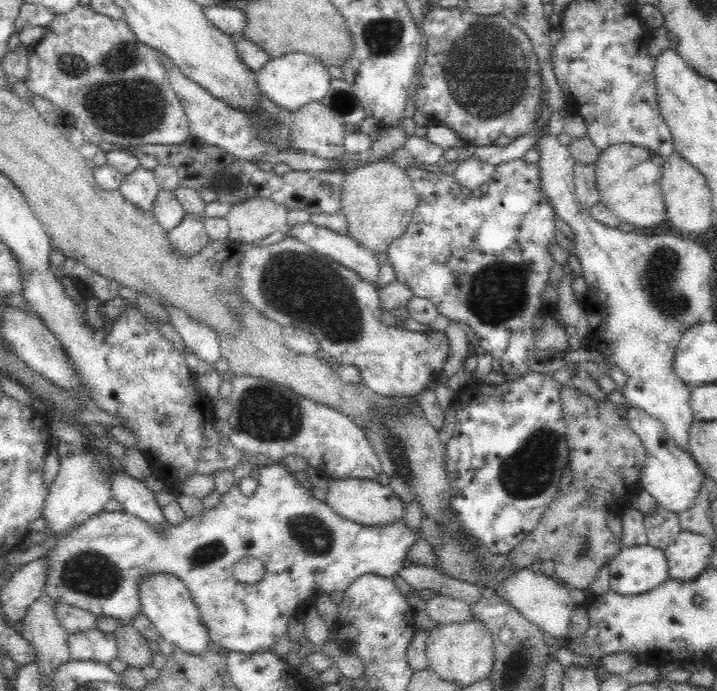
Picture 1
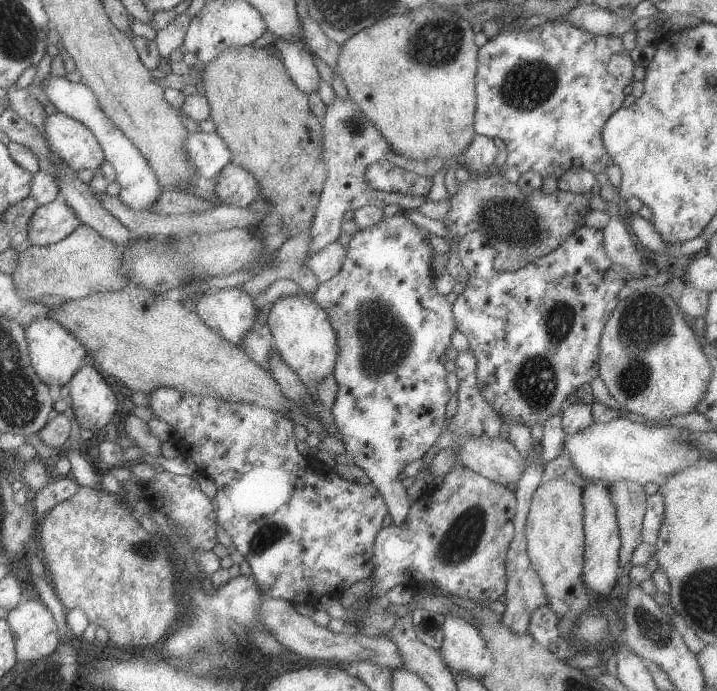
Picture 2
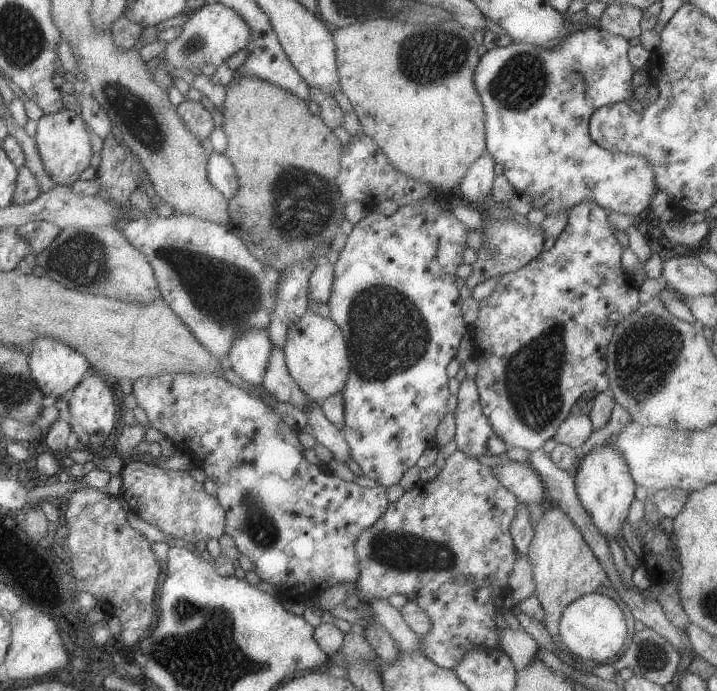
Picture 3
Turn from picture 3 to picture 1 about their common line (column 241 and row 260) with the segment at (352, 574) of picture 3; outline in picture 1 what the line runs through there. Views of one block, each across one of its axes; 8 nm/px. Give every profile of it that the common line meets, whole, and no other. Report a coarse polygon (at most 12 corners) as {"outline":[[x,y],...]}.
{"outline":[[504,162],[460,200],[406,166],[418,206],[396,280],[472,328],[508,374],[556,266],[540,164]]}

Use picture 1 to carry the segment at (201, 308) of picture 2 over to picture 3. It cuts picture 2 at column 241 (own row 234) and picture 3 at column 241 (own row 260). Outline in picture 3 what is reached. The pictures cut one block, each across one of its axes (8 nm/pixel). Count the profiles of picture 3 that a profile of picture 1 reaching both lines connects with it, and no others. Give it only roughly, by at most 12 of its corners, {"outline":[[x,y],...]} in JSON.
{"outline":[[267,330],[233,340],[227,364],[261,388],[273,348]]}

